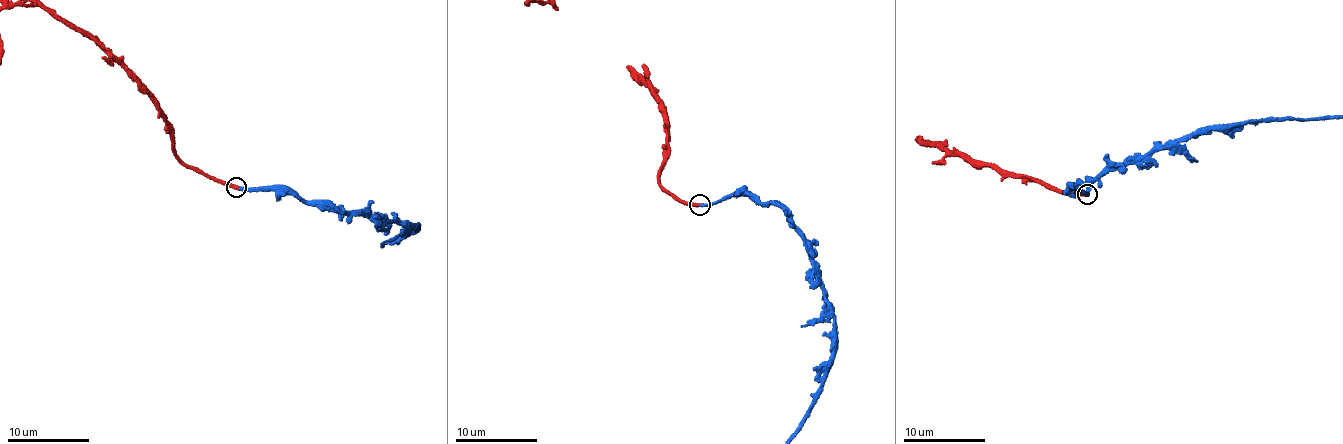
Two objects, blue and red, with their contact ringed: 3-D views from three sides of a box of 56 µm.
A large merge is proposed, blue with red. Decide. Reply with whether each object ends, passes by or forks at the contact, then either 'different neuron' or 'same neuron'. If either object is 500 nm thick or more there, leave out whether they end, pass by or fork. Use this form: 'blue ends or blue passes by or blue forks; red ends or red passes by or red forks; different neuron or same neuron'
blue ends; red ends; same neuron

